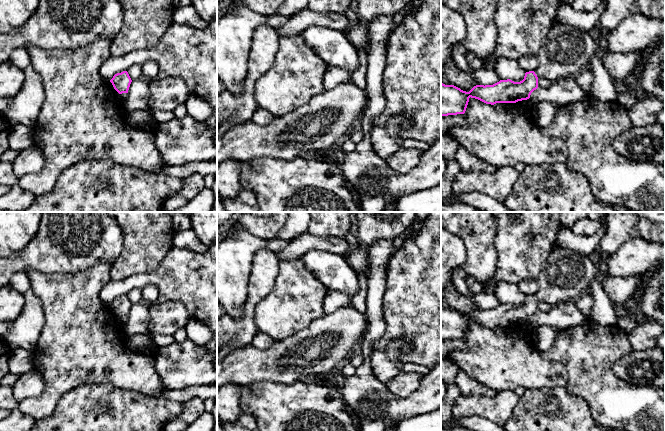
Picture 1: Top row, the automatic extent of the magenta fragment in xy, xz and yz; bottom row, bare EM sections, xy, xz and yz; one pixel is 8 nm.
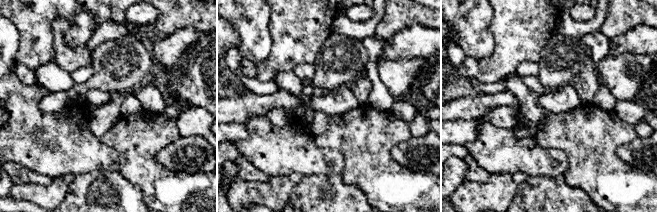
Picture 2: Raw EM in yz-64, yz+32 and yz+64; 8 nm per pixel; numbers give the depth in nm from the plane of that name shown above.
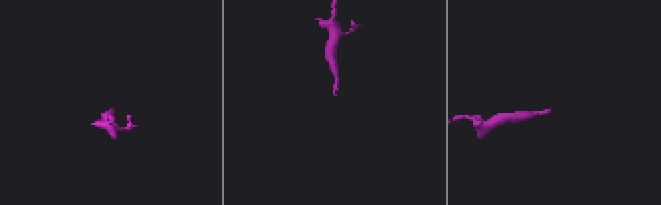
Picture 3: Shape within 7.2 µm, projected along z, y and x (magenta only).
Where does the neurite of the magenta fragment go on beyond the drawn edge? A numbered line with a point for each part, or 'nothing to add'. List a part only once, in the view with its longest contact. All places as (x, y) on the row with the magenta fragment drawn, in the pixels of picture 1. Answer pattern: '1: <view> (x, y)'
1: yz (566, 51)

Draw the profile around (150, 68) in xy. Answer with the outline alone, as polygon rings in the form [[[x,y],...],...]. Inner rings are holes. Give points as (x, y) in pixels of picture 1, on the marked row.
[[[147,61],[142,65],[142,75],[150,81],[154,80],[158,75],[158,64],[155,61]]]

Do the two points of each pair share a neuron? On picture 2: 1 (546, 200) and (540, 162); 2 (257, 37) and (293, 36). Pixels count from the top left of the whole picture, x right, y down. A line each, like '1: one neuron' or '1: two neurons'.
1: two neurons
2: two neurons

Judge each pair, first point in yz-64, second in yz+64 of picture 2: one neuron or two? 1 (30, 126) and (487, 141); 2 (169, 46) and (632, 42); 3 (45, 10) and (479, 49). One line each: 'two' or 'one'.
1: one
2: one
3: one

